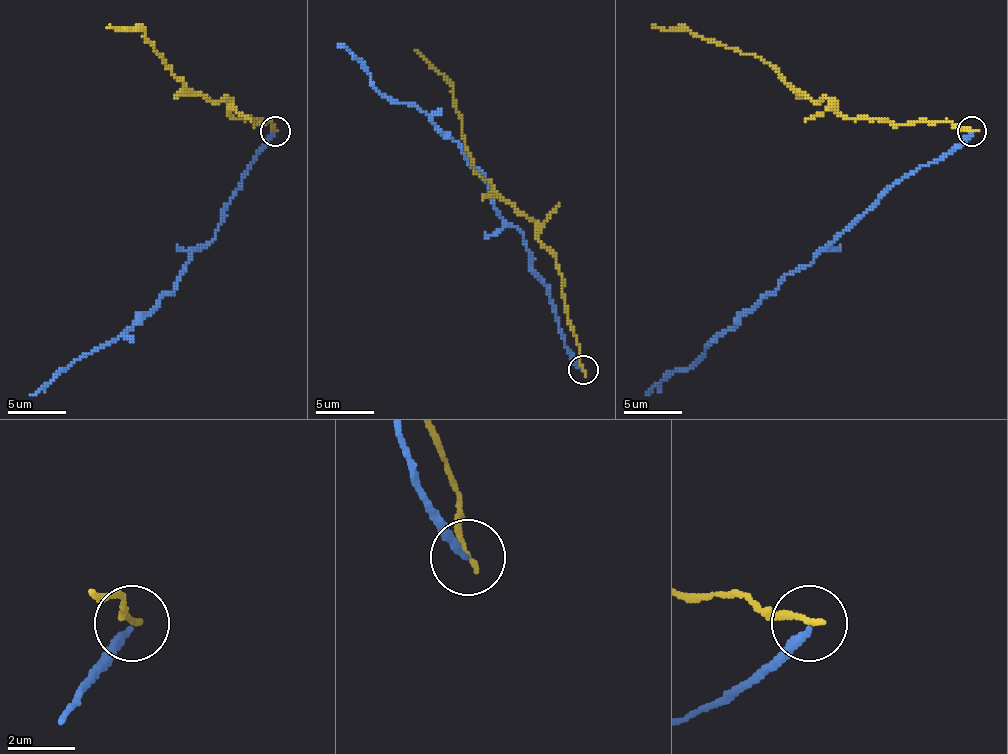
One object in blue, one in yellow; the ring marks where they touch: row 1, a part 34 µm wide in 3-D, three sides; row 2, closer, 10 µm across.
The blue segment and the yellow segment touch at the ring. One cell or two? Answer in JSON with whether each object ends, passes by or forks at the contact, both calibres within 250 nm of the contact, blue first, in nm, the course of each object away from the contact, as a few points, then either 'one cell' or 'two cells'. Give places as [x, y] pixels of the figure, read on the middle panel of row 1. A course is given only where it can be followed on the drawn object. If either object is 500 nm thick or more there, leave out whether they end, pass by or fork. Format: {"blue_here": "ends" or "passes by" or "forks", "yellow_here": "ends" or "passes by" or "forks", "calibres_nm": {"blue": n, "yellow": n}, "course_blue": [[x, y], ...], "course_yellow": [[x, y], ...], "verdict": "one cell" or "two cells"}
{"blue_here": "ends", "yellow_here": "ends", "calibres_nm": {"blue": 240, "yellow": 190}, "course_blue": [[582, 371], [550, 288], [523, 235], [500, 218], [485, 176], [423, 112], [382, 94], [338, 44]], "course_yellow": [[582, 371], [556, 256], [544, 244], [535, 223], [514, 209], [467, 156], [462, 115], [450, 82], [414, 50]], "verdict": "two cells"}

